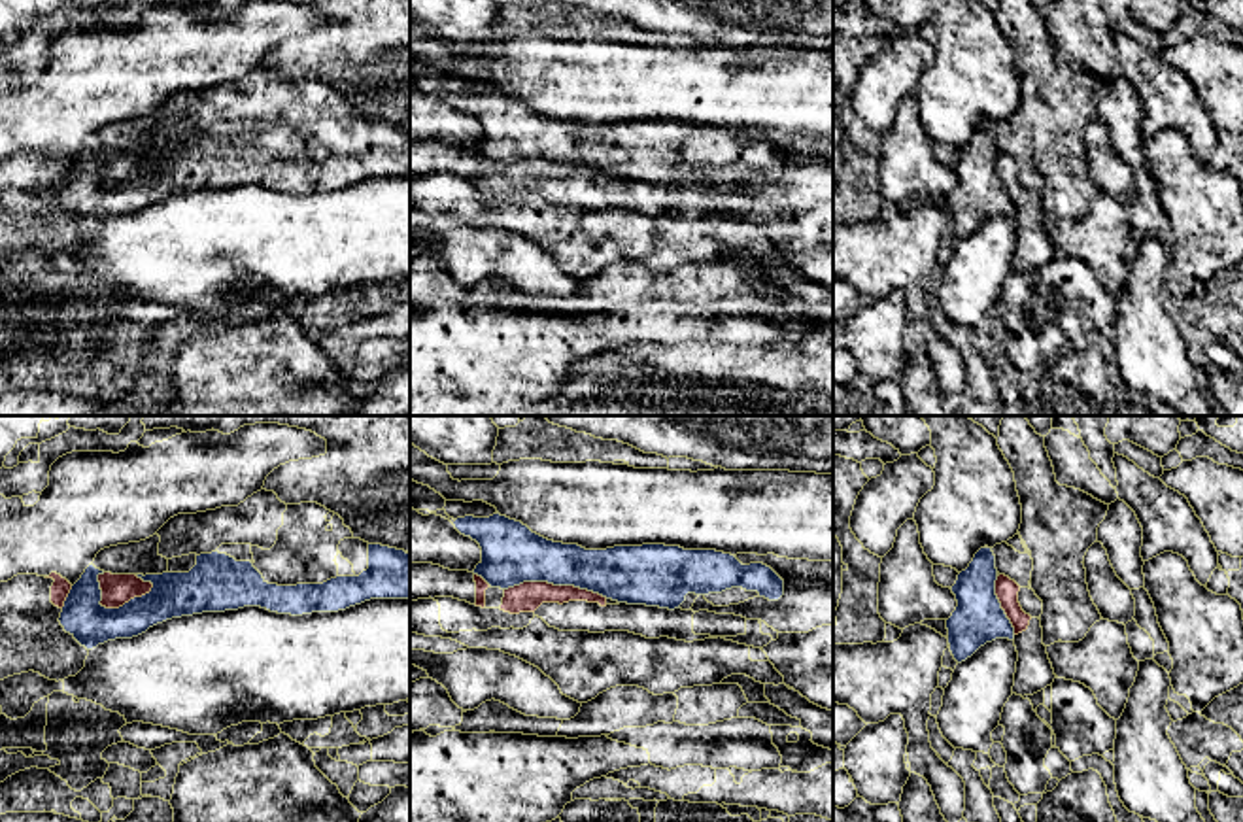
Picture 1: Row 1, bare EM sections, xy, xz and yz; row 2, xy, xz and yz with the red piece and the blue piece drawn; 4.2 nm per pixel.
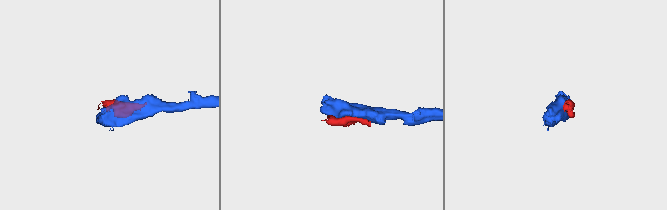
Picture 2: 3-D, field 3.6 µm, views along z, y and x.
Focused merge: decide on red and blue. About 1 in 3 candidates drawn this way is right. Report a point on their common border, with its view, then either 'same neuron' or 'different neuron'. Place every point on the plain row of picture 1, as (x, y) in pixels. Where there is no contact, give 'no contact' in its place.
contact xy (127, 178); different neuron

